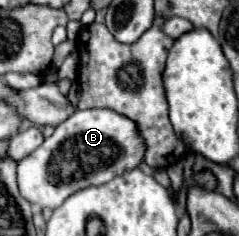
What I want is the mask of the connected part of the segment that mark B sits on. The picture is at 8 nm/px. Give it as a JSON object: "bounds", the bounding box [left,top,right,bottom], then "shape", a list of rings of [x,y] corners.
{"bounds":[18,108,146,208],"shape":[[[74,108],[74,112],[54,128],[54,134],[32,154],[18,162],[20,196],[40,208],[58,208],[62,202],[88,186],[102,186],[112,178],[140,166],[146,142],[134,120],[108,108]]]}

